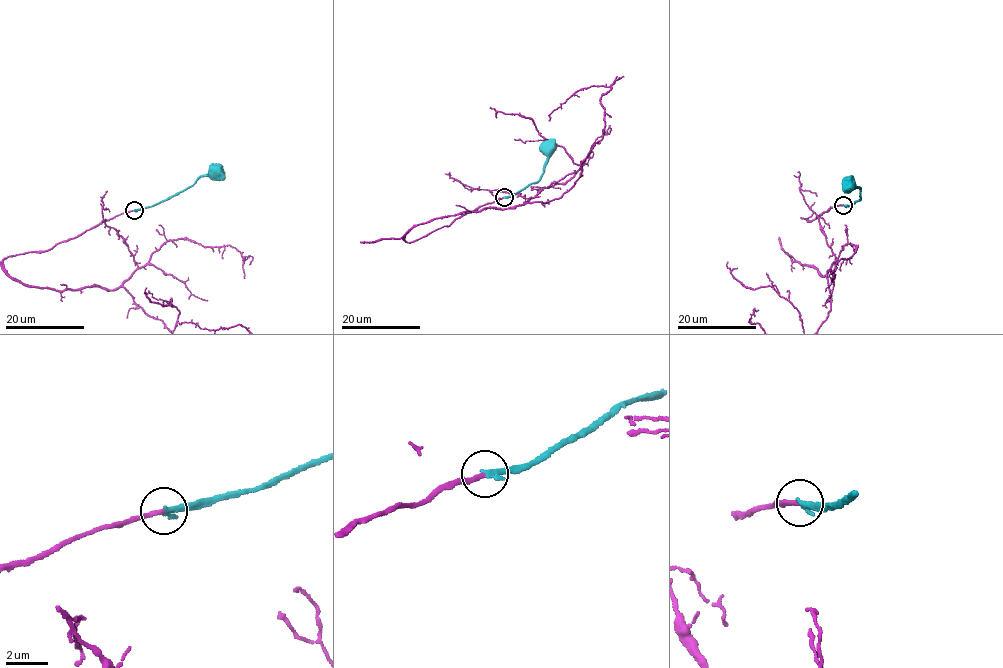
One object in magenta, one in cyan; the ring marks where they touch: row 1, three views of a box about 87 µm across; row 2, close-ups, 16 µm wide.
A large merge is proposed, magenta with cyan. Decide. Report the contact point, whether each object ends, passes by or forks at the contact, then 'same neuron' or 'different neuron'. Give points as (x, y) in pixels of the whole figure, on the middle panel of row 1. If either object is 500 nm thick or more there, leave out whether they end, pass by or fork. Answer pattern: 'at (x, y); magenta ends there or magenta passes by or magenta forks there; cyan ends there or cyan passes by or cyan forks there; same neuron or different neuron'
at (504, 197); magenta ends there; cyan ends there; same neuron

